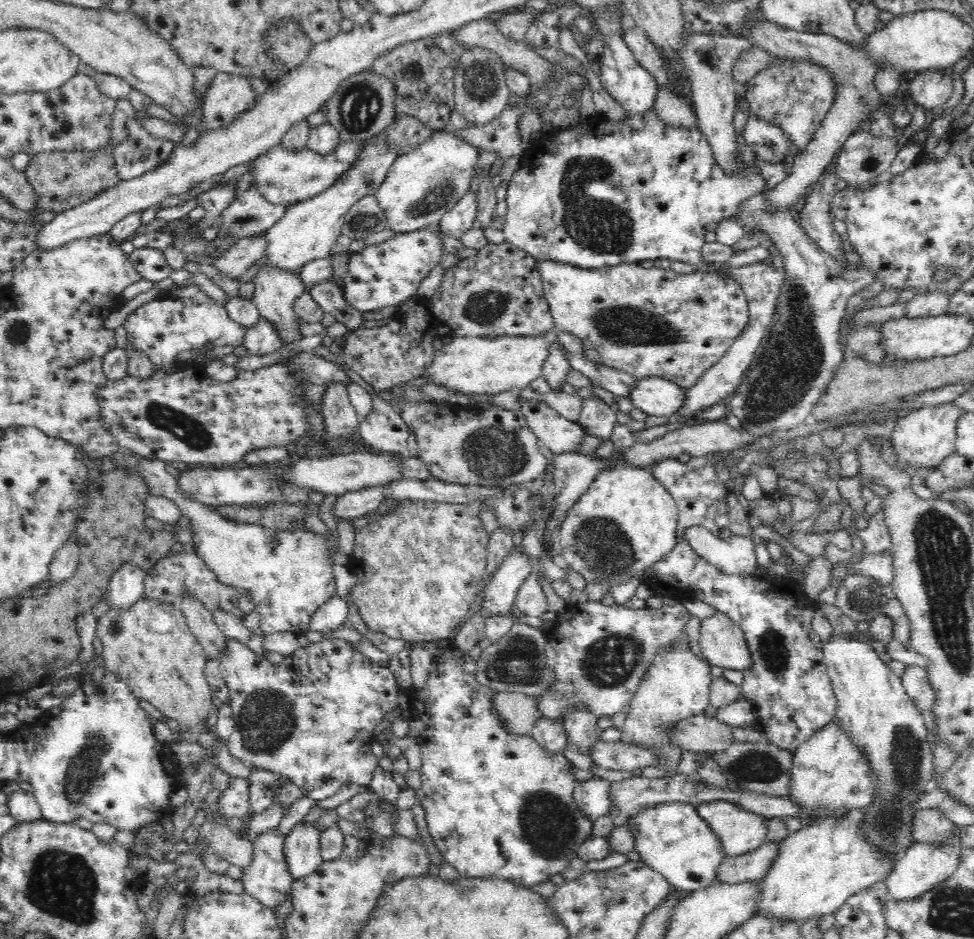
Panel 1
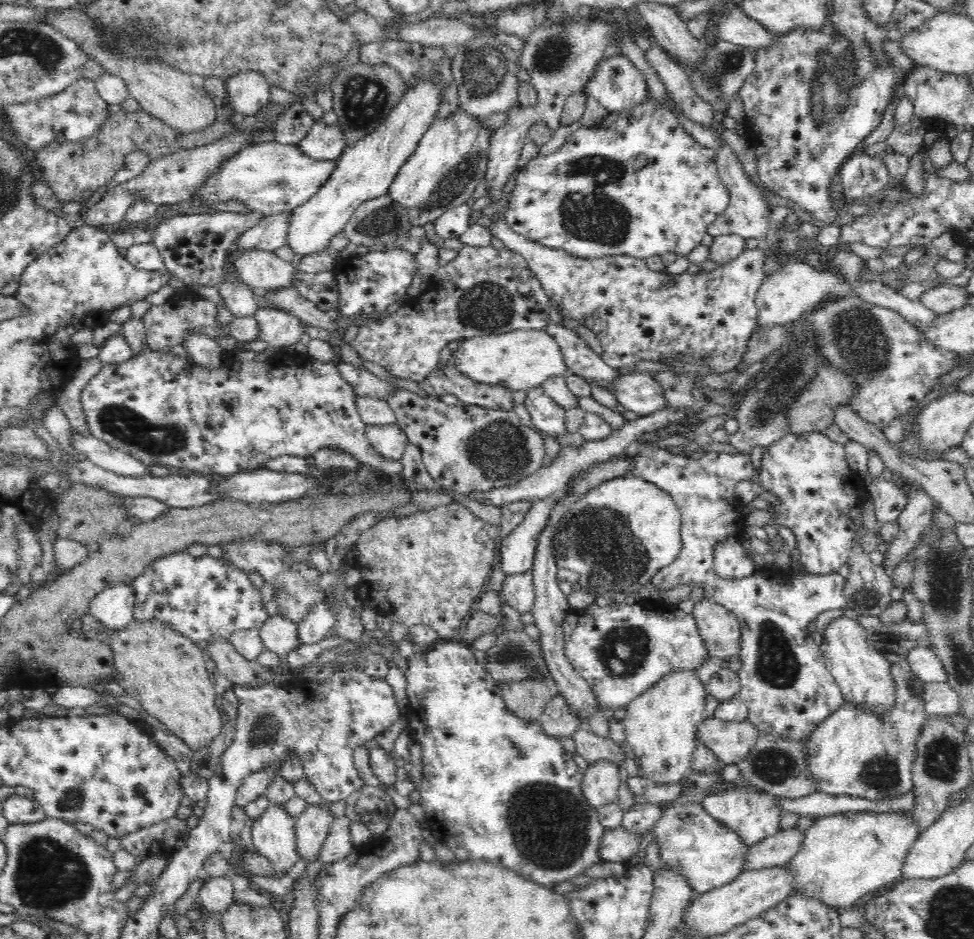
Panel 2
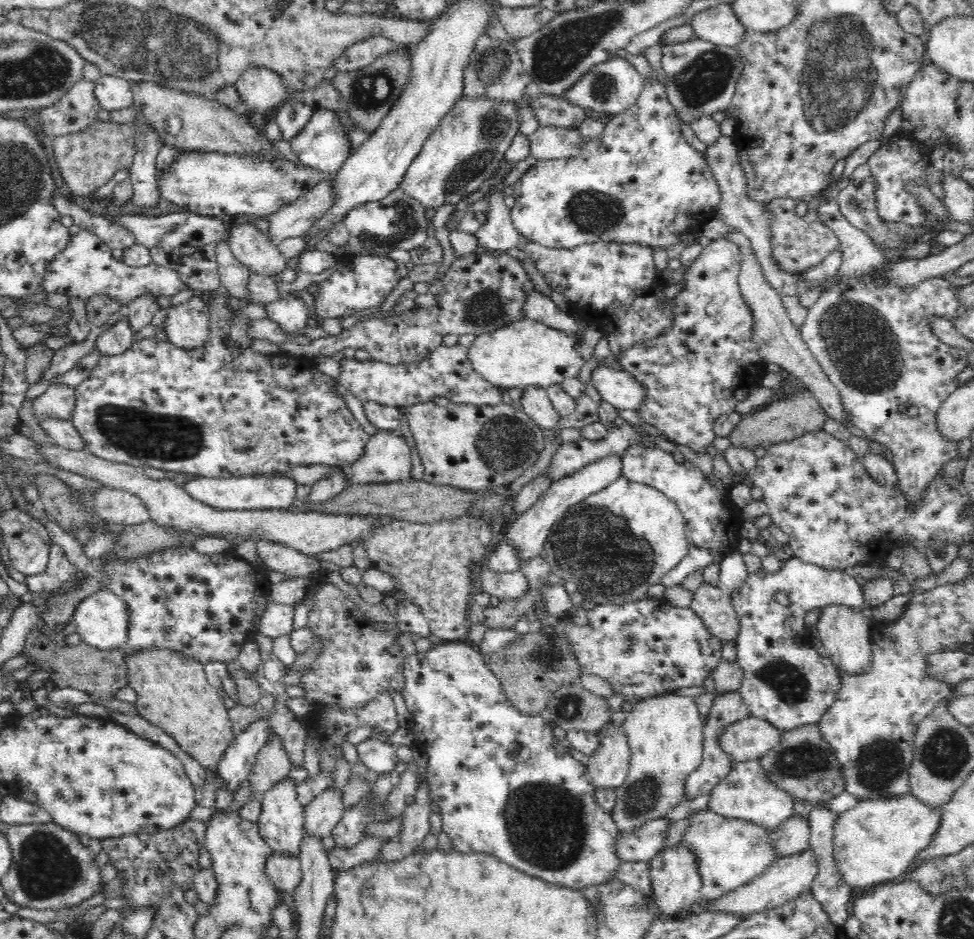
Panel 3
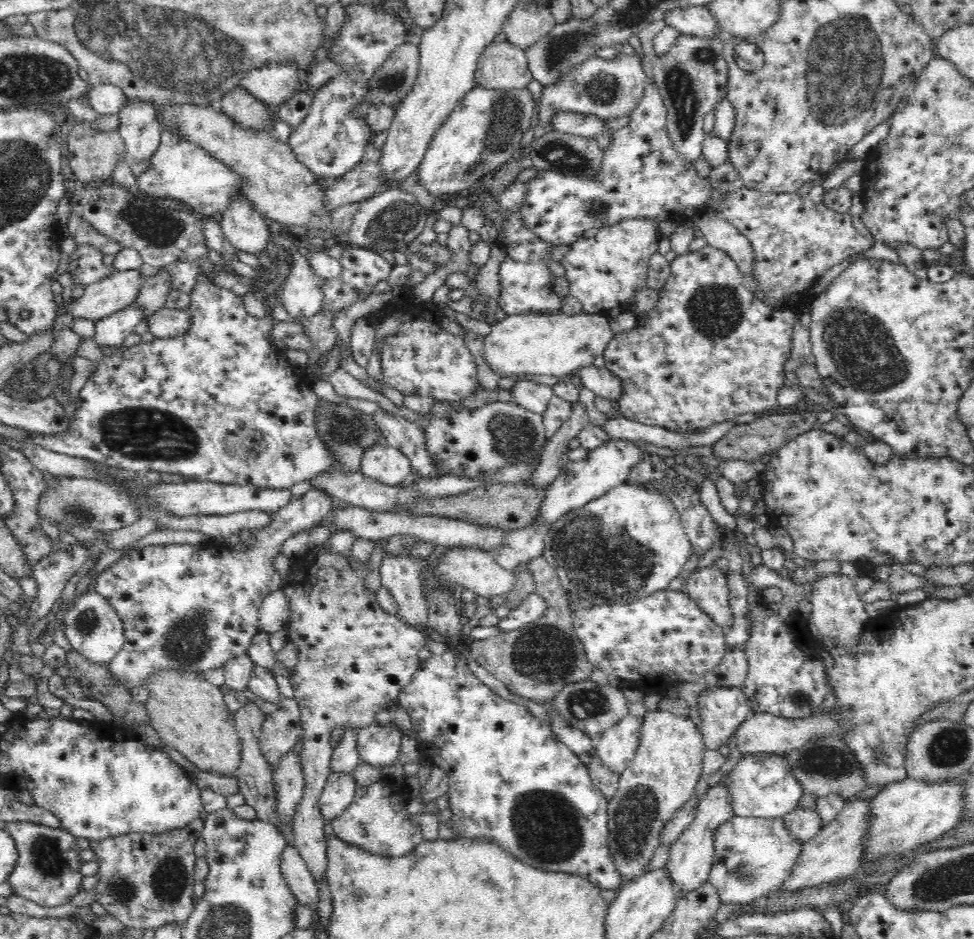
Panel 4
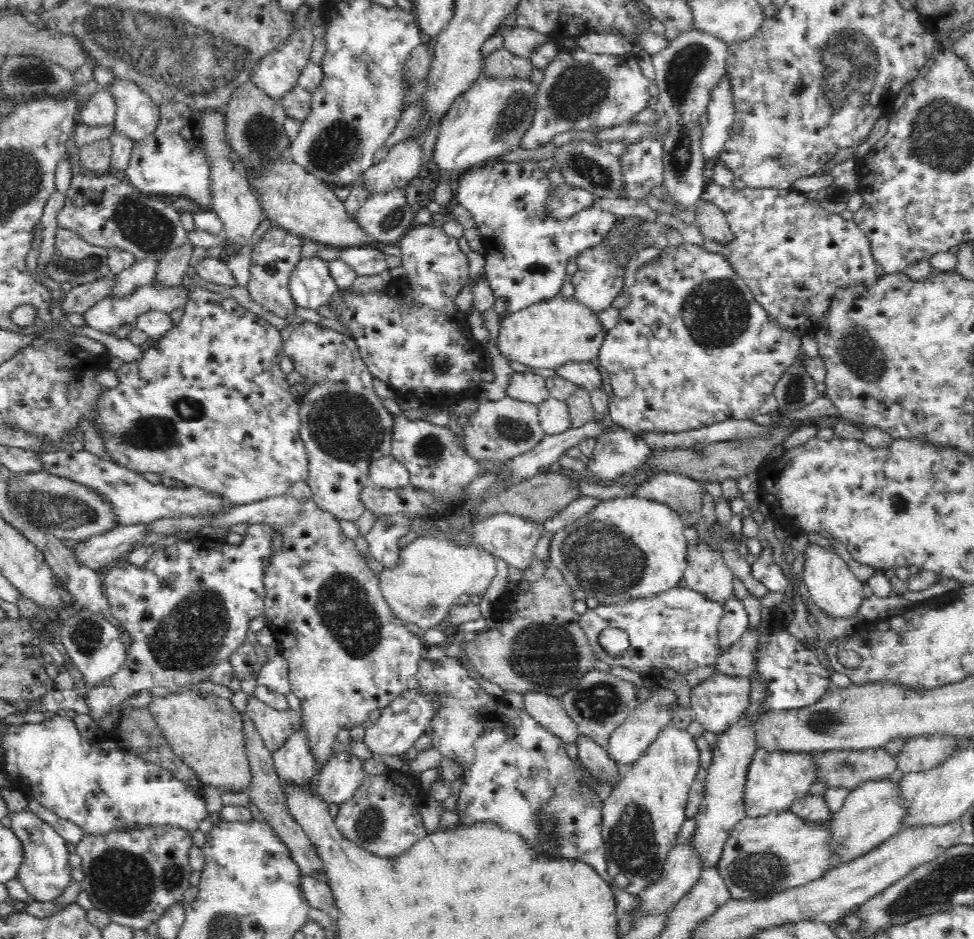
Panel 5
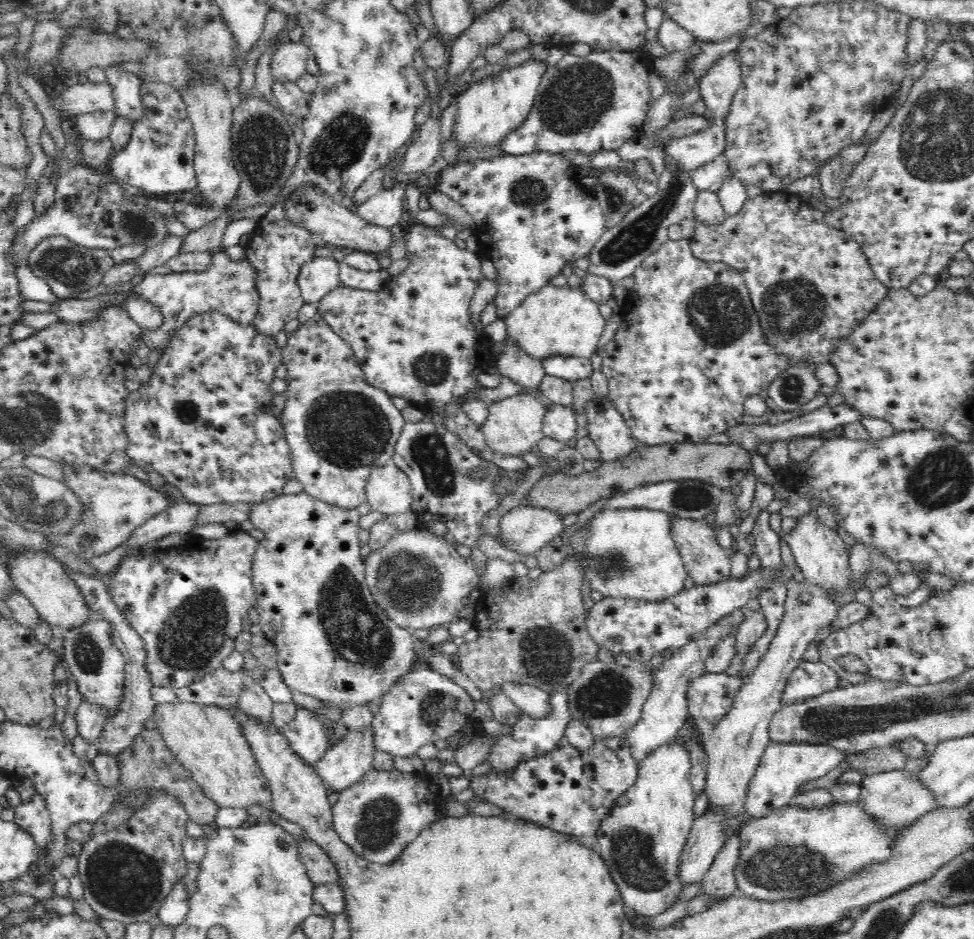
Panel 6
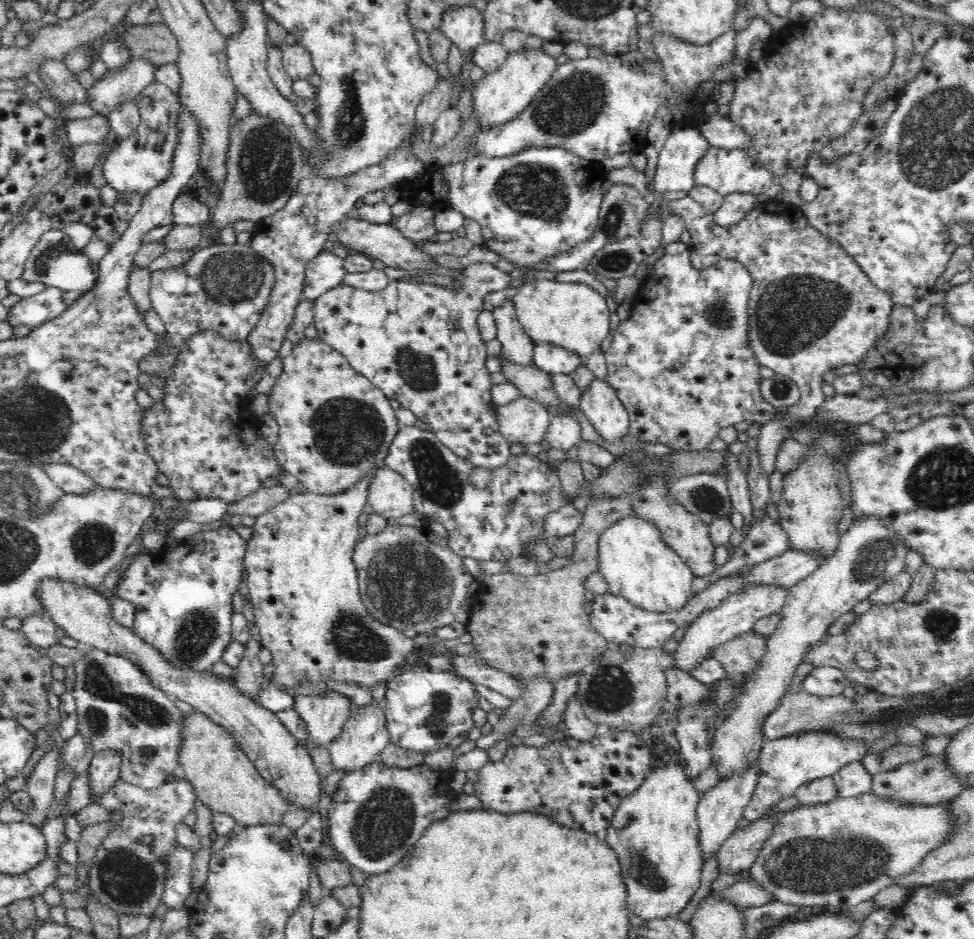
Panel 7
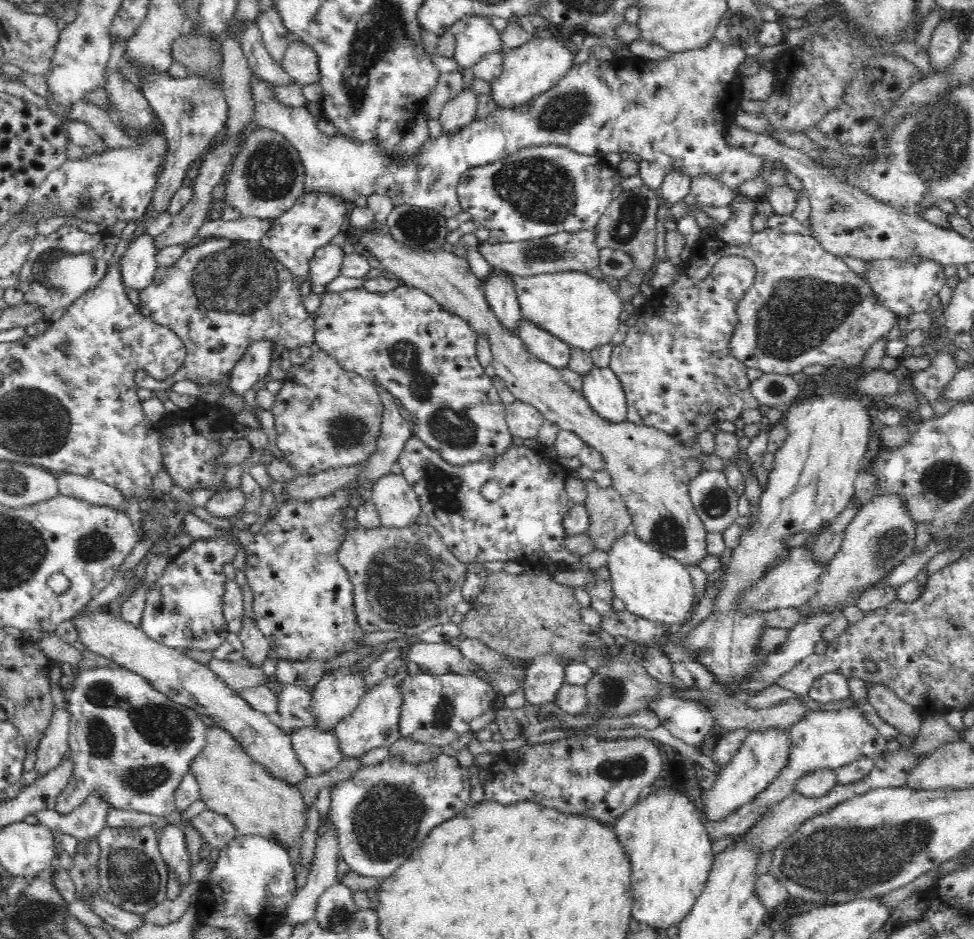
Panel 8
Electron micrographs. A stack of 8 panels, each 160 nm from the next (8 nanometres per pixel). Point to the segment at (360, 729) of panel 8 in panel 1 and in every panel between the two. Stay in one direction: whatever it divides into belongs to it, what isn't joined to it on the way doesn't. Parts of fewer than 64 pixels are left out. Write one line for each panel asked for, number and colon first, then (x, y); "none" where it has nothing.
1: (301, 848)
2: (311, 827)
3: (324, 812)
4: (338, 792)
5: (342, 776)
6: (344, 764)
7: (364, 736)

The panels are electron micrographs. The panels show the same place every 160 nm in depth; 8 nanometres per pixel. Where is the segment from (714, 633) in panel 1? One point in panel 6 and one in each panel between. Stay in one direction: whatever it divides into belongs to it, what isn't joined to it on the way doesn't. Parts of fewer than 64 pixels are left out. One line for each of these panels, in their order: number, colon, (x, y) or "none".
2: (720, 631)
3: (714, 608)
4: (707, 587)
5: (707, 573)
6: (707, 563)

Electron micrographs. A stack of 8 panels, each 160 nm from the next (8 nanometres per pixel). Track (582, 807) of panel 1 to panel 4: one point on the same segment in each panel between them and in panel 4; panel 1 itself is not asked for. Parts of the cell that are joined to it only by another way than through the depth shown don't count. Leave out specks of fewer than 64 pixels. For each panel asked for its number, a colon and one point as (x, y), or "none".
2: (600, 783)
3: (608, 767)
4: (616, 747)

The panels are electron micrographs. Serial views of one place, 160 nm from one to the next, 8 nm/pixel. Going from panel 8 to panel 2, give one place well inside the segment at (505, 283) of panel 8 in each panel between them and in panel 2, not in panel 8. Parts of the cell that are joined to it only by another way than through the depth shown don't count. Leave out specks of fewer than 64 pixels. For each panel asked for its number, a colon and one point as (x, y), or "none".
2: (547, 416)
3: (535, 402)
4: (533, 396)
5: (526, 386)
6: (528, 373)
7: (517, 348)

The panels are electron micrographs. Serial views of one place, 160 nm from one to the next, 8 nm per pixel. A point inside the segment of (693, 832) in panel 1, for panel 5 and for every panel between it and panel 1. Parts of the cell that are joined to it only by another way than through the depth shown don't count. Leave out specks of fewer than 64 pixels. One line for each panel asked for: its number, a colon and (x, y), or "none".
2: (707, 854)
3: (728, 852)
4: (751, 856)
5: (762, 856)

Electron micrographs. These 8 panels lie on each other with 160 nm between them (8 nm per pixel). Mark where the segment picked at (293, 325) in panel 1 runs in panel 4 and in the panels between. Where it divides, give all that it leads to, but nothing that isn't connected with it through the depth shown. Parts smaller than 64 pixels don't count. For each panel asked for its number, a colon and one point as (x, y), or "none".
2: (265, 270)
3: (249, 245)
4: (242, 225)

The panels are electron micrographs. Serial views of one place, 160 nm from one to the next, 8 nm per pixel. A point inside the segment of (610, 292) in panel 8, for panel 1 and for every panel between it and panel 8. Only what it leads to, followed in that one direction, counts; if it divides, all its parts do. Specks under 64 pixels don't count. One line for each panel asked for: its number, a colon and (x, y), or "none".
1: (468, 364)
2: (520, 360)
3: (525, 354)
4: (557, 344)
5: (558, 331)
6: (558, 321)
7: (572, 315)

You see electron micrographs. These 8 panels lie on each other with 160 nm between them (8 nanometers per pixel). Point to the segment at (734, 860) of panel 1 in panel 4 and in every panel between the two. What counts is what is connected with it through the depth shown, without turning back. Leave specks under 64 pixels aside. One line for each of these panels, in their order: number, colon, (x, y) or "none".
2: (774, 852)
3: (792, 836)
4: (803, 825)

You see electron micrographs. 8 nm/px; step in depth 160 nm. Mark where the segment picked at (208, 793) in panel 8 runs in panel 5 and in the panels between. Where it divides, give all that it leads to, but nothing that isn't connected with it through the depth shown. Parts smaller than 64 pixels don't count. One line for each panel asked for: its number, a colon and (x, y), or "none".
5: (205, 732)
6: (208, 740)
7: (224, 778)

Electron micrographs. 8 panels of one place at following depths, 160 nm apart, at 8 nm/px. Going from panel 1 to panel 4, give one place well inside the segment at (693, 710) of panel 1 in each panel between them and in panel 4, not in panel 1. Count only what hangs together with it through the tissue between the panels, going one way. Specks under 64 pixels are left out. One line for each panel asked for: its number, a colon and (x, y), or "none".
2: (660, 724)
3: (664, 733)
4: (662, 776)

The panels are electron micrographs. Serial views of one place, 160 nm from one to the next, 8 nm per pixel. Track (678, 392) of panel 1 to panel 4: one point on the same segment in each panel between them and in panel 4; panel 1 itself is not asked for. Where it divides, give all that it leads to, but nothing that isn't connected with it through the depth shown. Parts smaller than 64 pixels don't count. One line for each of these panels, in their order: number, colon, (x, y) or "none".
2: (639, 392)
3: (620, 388)
4: (602, 381)

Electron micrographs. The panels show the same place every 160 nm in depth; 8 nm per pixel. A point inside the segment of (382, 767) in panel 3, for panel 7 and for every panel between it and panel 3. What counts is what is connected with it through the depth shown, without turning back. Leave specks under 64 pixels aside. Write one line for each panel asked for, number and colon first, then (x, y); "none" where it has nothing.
4: (379, 746)
5: (400, 724)
6: (425, 706)
7: (424, 710)

